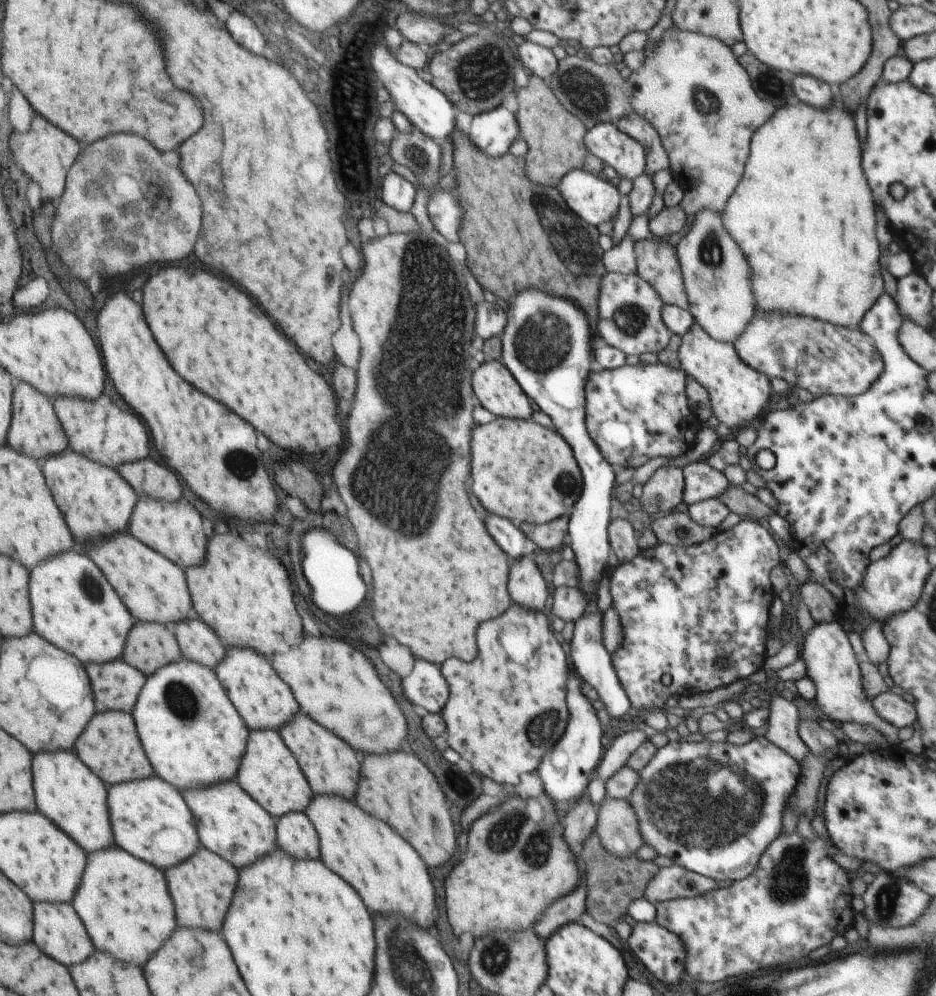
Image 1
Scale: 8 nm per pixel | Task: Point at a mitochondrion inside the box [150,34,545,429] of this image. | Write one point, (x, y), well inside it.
(479, 75)

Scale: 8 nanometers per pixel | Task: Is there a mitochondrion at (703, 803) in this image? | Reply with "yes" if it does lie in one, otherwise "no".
yes

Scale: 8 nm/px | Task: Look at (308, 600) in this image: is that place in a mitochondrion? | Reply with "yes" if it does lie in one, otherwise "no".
no

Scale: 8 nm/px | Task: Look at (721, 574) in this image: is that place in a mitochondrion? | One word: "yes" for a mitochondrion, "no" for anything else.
no

